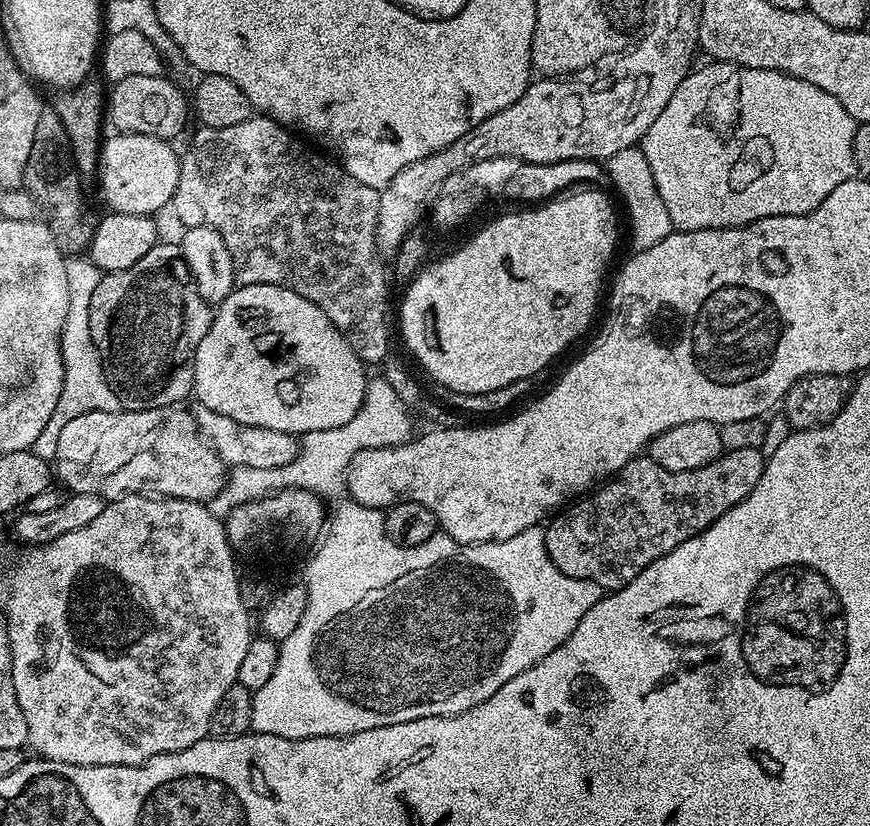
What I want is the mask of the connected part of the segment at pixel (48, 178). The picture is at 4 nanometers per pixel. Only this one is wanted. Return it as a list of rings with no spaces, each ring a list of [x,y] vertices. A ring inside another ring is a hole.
[[[50,106],[41,107],[38,126],[34,130],[34,146],[26,158],[22,186],[34,198],[36,215],[54,236],[55,245],[65,257],[83,255],[92,243],[97,219],[86,212],[82,177],[72,161],[70,138],[62,126],[62,118]]]

